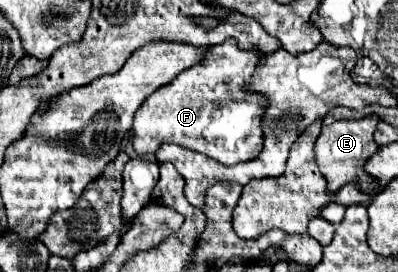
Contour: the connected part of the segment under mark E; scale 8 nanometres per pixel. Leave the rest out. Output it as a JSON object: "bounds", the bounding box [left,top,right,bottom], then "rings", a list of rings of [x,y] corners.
{"bounds":[314,115,380,197],"rings":[[[368,115],[368,117],[356,119],[356,121],[336,121],[328,127],[322,127],[322,133],[316,141],[314,153],[316,153],[316,163],[320,167],[320,173],[328,181],[328,195],[330,197],[334,197],[348,183],[358,185],[358,189],[366,195],[374,197],[378,193],[378,181],[372,175],[368,175],[364,169],[368,159],[380,149],[380,145],[376,145],[372,139],[378,121],[380,121],[378,115]]]}

